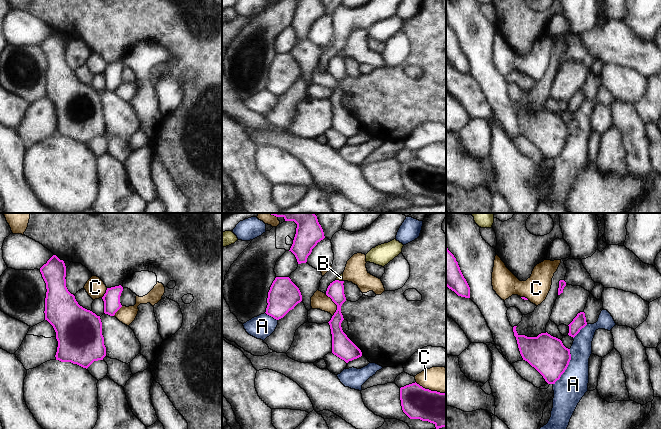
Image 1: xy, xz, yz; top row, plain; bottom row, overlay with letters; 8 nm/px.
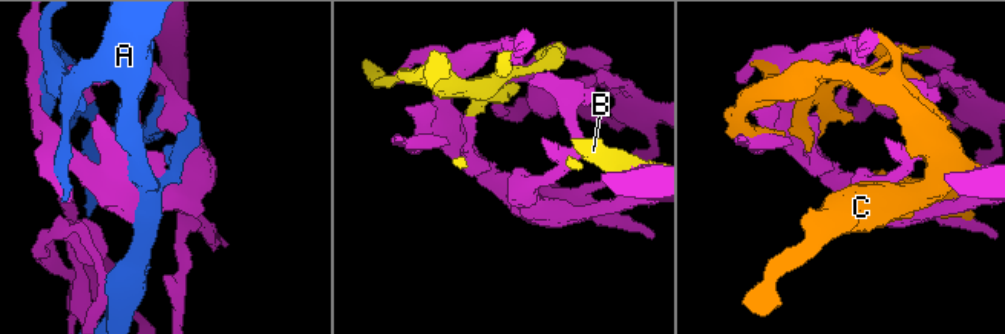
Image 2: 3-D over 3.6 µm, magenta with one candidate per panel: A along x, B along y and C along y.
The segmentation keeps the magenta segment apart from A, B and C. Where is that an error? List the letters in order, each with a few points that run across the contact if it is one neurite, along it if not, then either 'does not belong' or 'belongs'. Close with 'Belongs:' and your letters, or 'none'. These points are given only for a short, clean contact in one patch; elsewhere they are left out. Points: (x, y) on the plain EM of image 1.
A: does not belong
B: does not belong
C: does not belong
Belongs: none

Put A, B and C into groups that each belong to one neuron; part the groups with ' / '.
A / B / C

